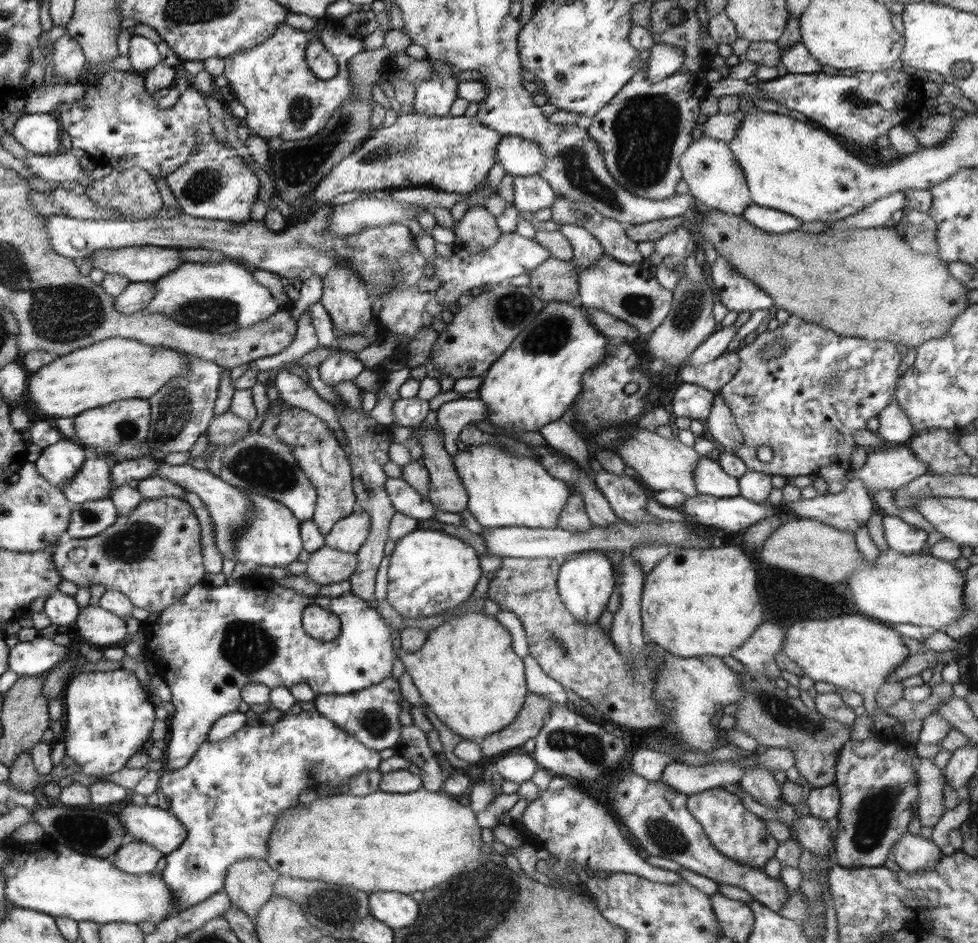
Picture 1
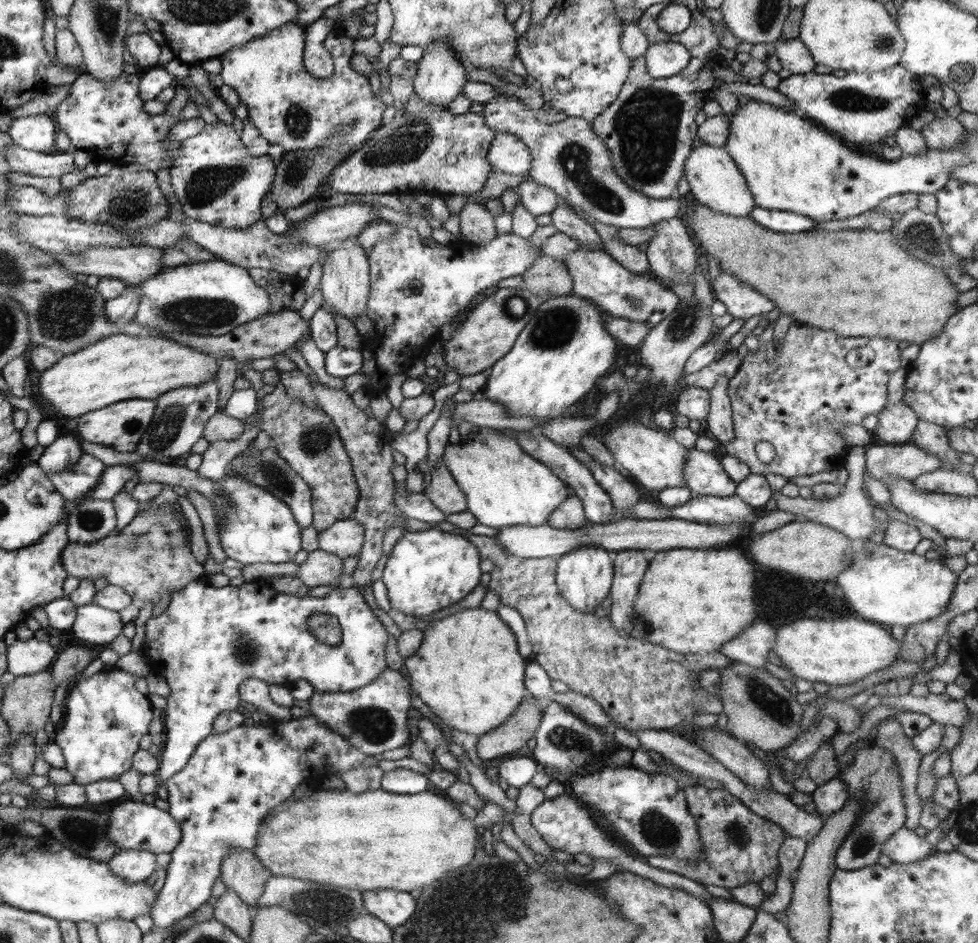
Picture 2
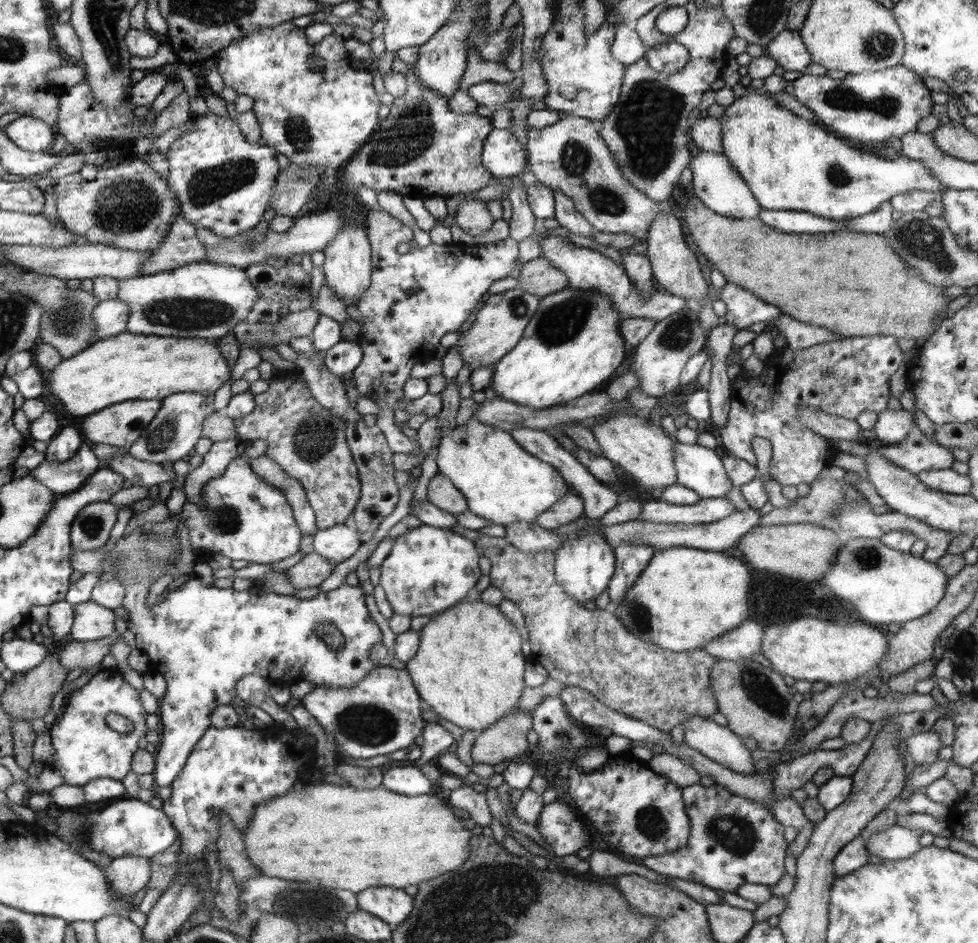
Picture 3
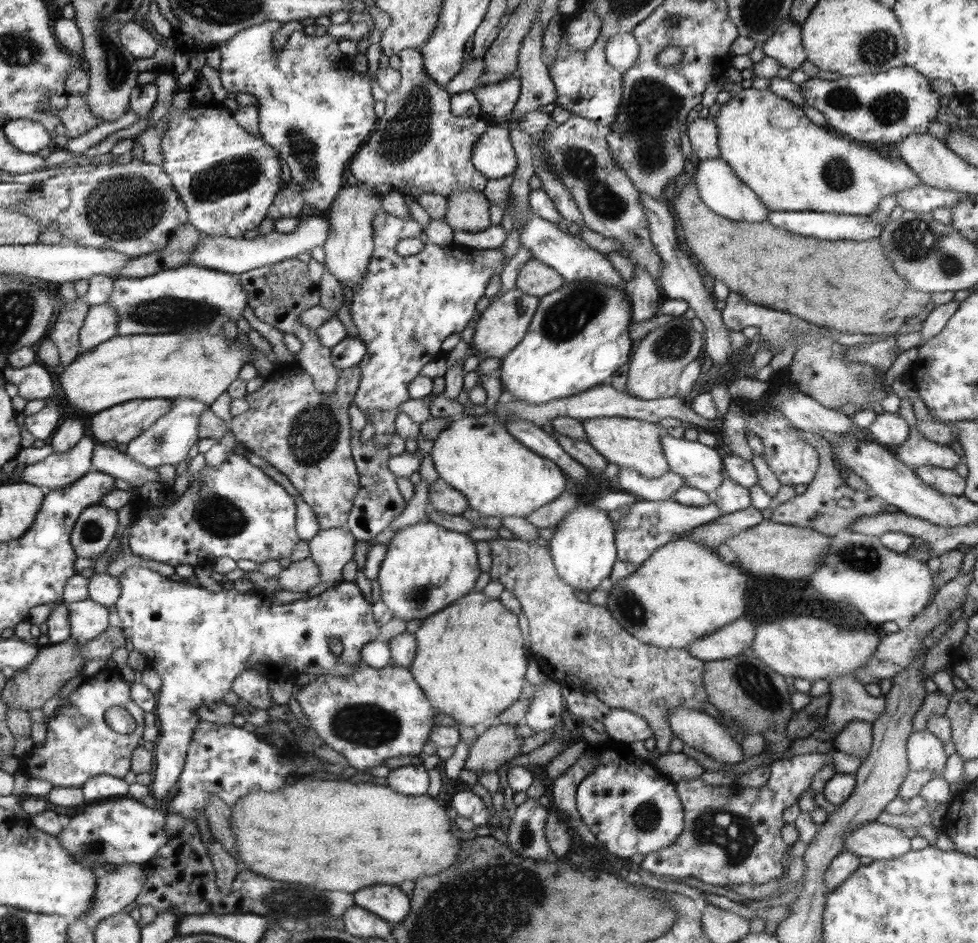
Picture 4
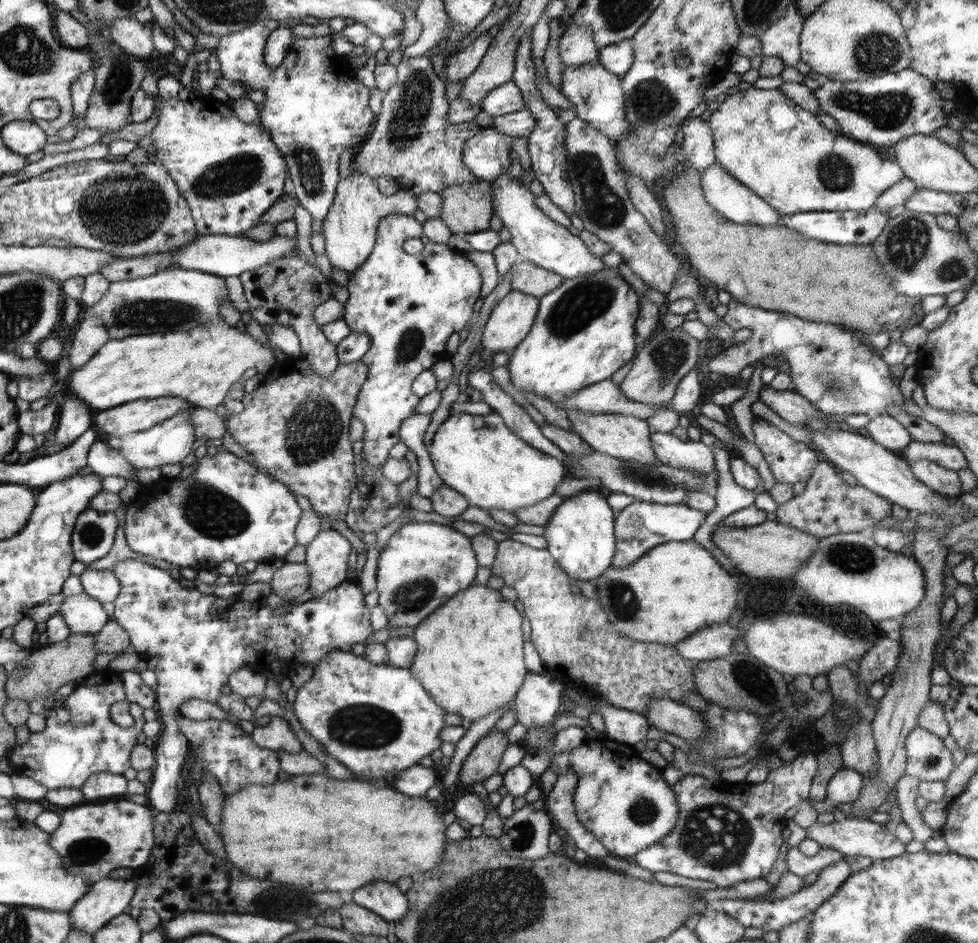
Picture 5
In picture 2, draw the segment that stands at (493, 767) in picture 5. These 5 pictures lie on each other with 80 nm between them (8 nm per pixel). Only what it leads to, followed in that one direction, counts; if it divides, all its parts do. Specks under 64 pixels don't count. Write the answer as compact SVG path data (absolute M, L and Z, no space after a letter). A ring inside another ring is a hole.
M528 696L500 727L482 735L477 741L477 755L482 760L510 756L526 745L542 721L545 703Z

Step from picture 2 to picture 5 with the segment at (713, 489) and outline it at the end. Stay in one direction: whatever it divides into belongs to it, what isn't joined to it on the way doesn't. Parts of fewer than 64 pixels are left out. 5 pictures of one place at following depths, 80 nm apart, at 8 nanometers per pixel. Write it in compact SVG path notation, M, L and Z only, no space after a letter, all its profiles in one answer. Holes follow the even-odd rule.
M653 432L651 443L654 458L672 468L687 468L709 474L715 470L714 452L711 445L700 441L683 441L672 433Z

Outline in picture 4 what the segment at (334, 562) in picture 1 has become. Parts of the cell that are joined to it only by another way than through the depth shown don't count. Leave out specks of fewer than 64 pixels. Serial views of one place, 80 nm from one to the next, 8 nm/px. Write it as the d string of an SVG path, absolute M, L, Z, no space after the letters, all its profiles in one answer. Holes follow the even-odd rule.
M312 557L290 564L279 574L274 588L292 592L307 592L321 582L319 566Z

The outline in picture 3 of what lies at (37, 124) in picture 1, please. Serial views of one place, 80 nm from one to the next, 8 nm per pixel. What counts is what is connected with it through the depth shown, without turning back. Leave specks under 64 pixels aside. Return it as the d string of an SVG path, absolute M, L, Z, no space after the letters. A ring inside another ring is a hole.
M22 115L4 128L8 138L28 152L42 152L52 146L54 132L45 120Z

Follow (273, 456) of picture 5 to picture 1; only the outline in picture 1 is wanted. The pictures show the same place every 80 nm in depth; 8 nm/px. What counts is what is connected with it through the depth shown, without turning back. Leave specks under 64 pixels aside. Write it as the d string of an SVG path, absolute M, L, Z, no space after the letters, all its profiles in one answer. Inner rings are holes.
M281 398L271 402L270 410L280 419L274 436L293 448L292 456L296 464L306 473L317 490L317 503L312 519L320 532L327 535L340 519L350 516L358 508L356 493L353 491L352 462L348 453L342 448L332 428L314 413L294 408Z

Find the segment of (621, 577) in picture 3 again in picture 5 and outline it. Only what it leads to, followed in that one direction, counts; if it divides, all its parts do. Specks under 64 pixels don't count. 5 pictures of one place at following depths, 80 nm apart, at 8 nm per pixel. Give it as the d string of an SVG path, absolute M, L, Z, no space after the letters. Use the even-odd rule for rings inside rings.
M634 501L615 515L616 550L611 566L629 568L652 548L670 541L692 541L696 531L702 526L707 513L680 504L647 503Z

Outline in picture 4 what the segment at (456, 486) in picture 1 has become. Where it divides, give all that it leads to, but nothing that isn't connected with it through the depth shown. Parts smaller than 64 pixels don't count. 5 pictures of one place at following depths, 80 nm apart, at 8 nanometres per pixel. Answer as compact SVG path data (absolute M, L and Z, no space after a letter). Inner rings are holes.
M440 477L429 486L429 499L431 507L451 515L462 515L469 508L467 498Z

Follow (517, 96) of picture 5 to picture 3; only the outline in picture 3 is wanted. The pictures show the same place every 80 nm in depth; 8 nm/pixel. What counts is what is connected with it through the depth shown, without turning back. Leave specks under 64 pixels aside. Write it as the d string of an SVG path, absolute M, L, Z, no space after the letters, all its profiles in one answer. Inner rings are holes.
M519 74L512 82L498 84L492 81L484 81L473 84L467 88L467 91L479 105L487 106L493 111L498 107L505 107L512 99L510 97L512 91L521 88L522 85L523 78Z

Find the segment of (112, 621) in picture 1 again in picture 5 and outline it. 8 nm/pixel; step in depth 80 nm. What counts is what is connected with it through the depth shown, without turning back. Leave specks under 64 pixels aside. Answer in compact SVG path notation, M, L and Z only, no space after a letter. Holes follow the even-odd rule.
M86 593L66 596L59 612L74 634L96 634L108 621L102 603Z

